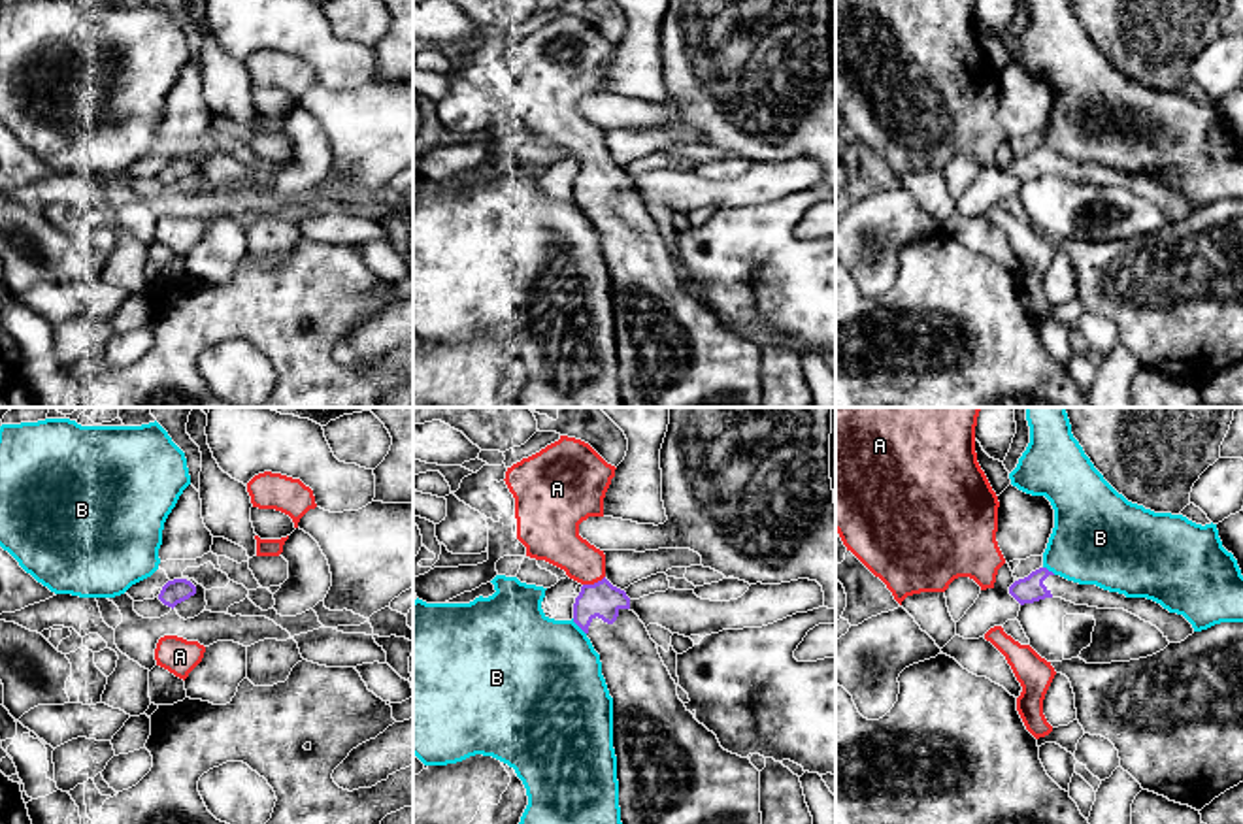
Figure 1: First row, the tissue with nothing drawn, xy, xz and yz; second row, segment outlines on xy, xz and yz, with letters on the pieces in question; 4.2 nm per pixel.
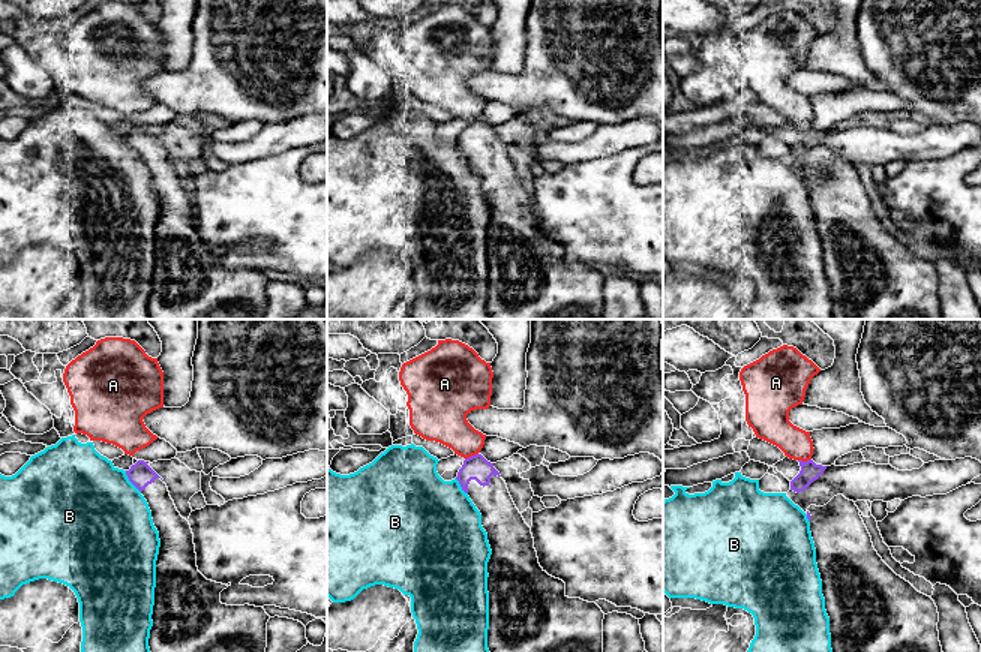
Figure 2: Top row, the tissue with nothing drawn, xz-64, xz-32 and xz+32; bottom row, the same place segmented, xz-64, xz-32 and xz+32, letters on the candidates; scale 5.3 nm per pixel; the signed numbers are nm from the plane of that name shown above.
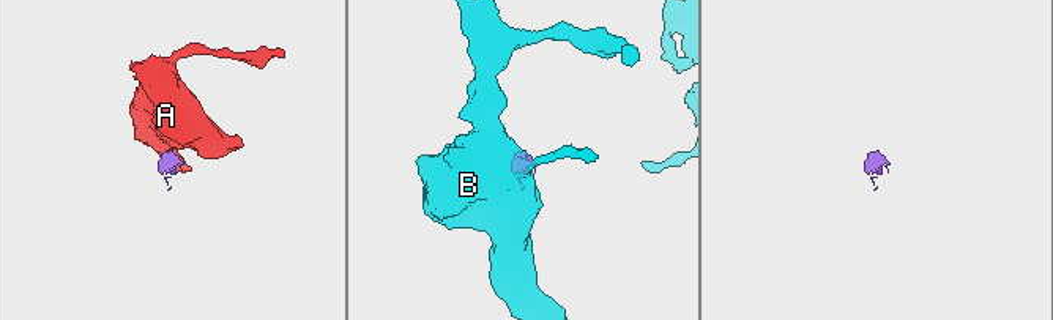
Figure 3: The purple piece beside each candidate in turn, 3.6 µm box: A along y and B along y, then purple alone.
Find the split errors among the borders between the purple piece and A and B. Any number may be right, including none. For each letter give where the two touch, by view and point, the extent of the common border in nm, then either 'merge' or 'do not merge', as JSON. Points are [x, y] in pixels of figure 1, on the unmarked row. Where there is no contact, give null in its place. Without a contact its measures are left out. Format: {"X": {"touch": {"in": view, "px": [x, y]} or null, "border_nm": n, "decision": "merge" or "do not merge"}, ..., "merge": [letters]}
{"A": {"touch": {"in": "xz", "px": [595, 161]}, "border_nm": 100, "decision": "merge"}, "B": {"touch": {"in": "xz", "px": [578, 202]}, "border_nm": 90, "decision": "do not merge"}, "merge": ["A"]}

